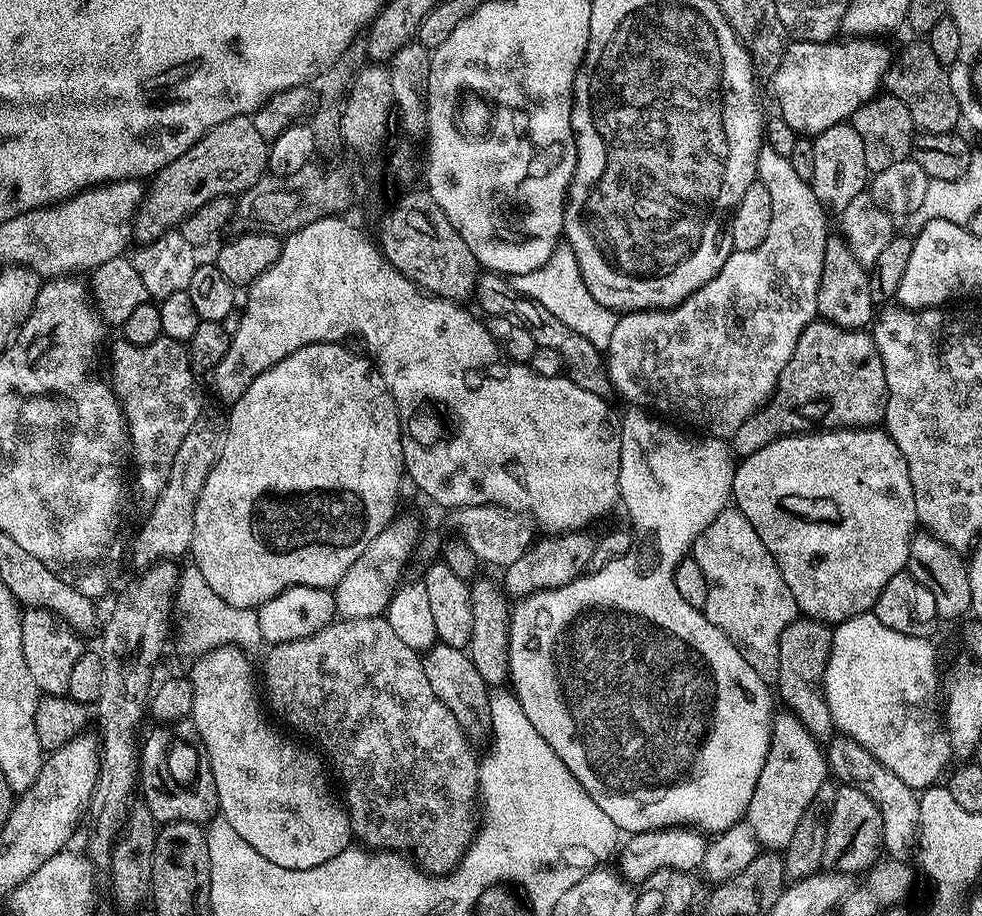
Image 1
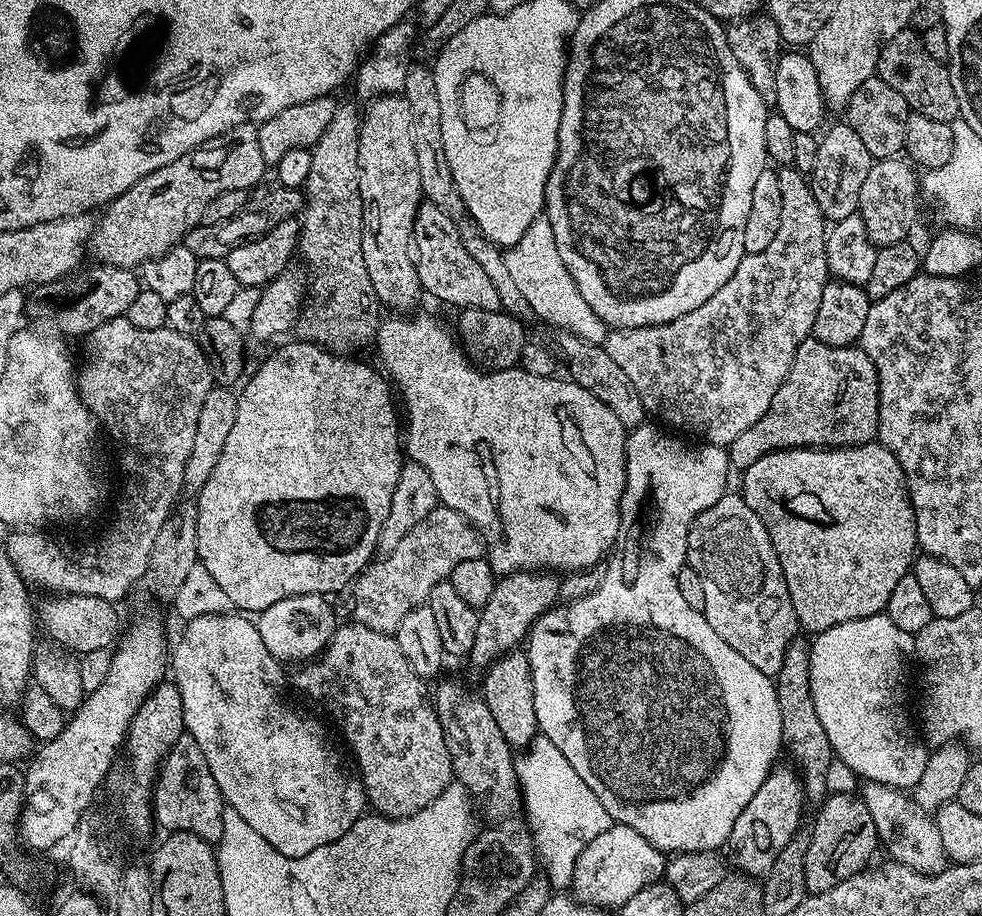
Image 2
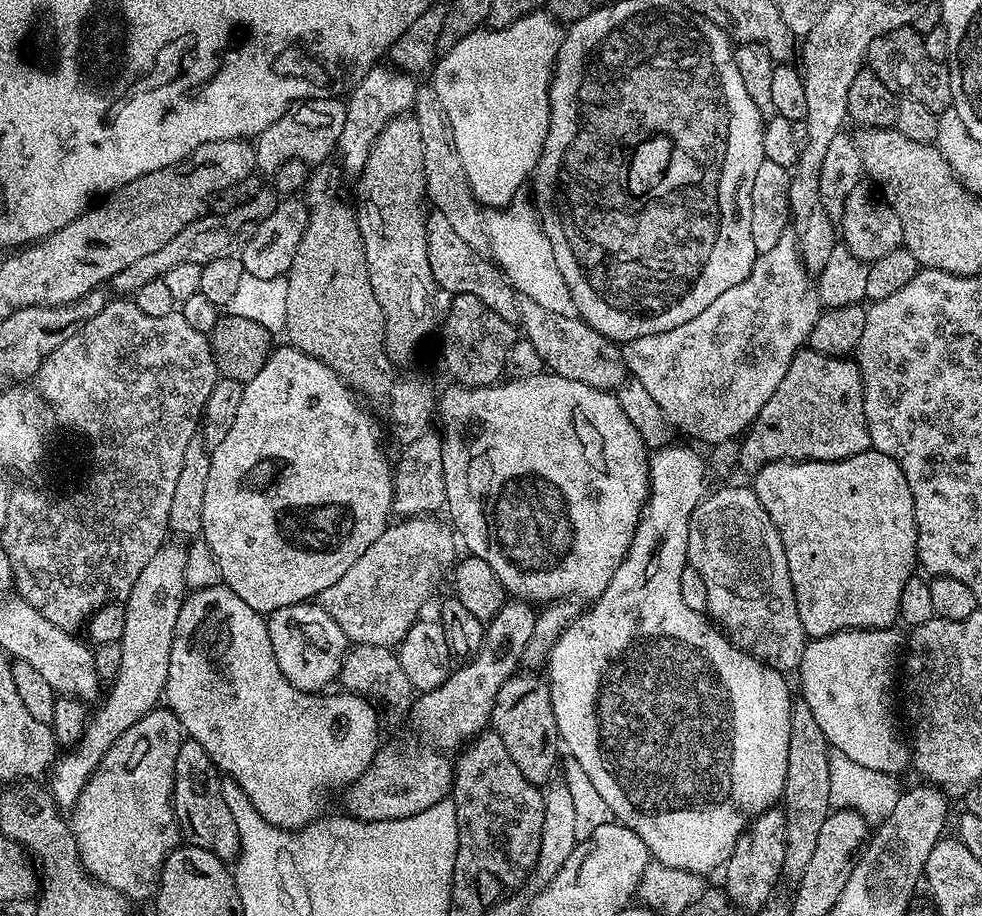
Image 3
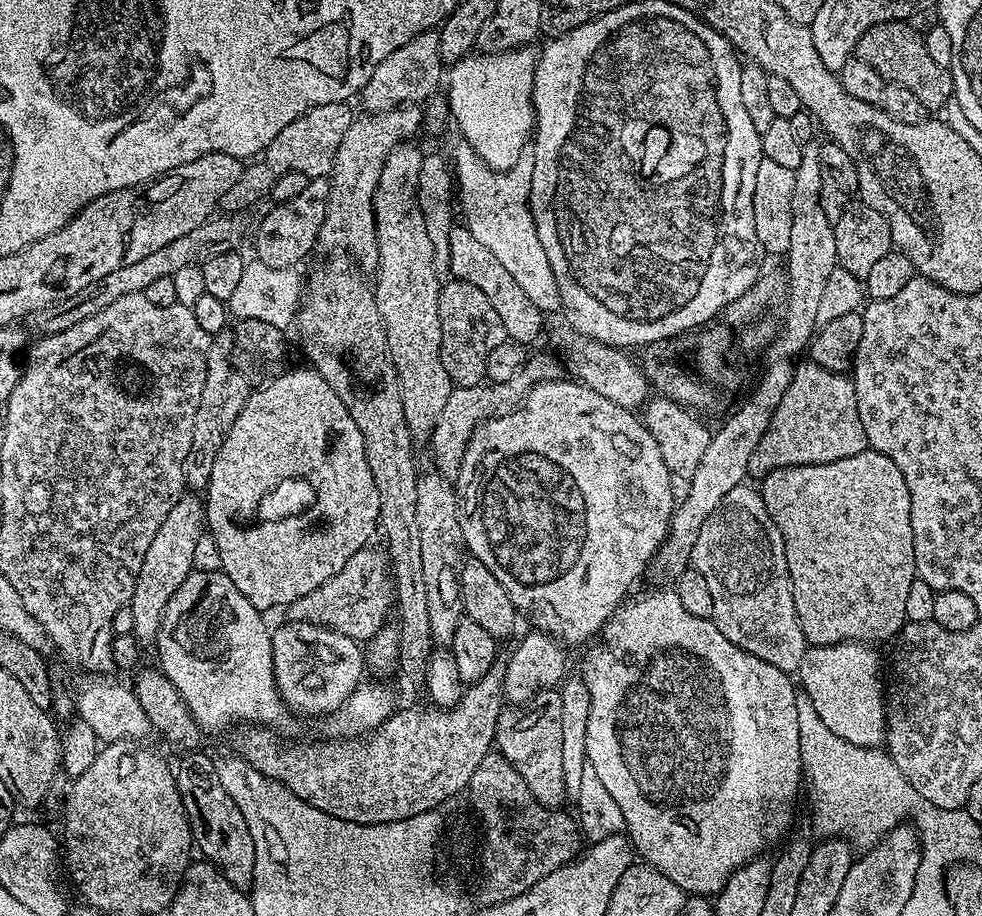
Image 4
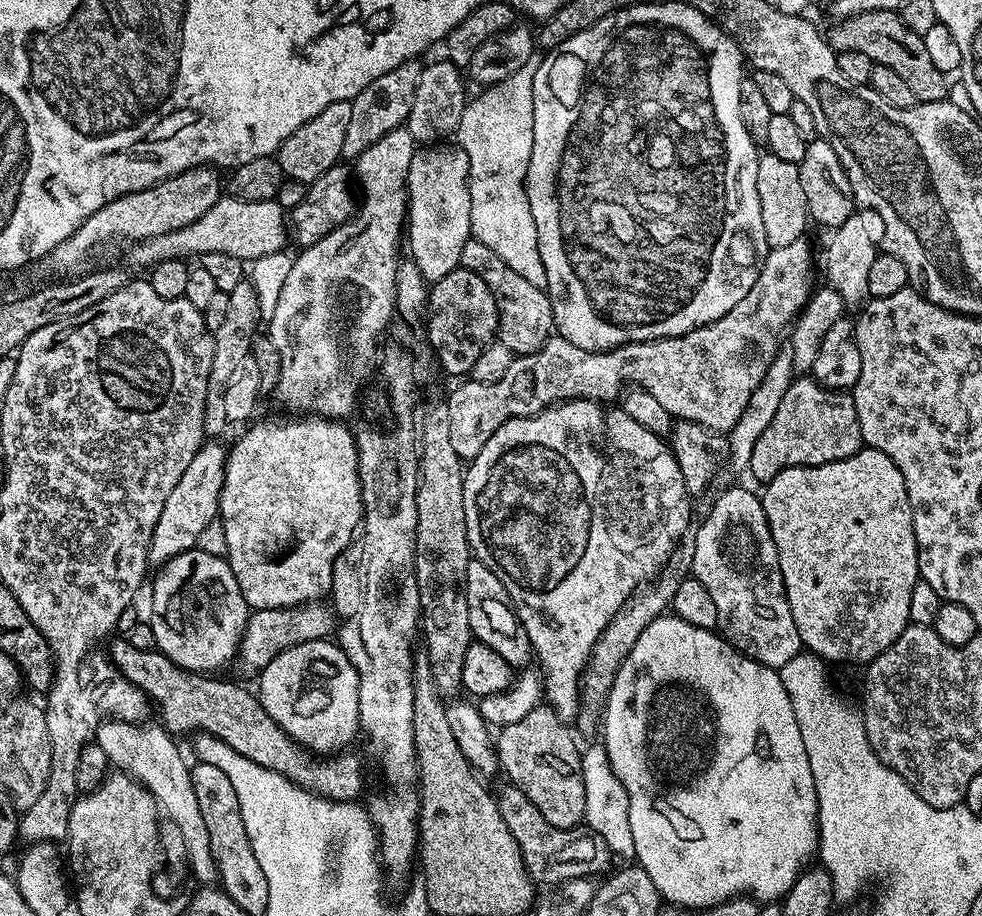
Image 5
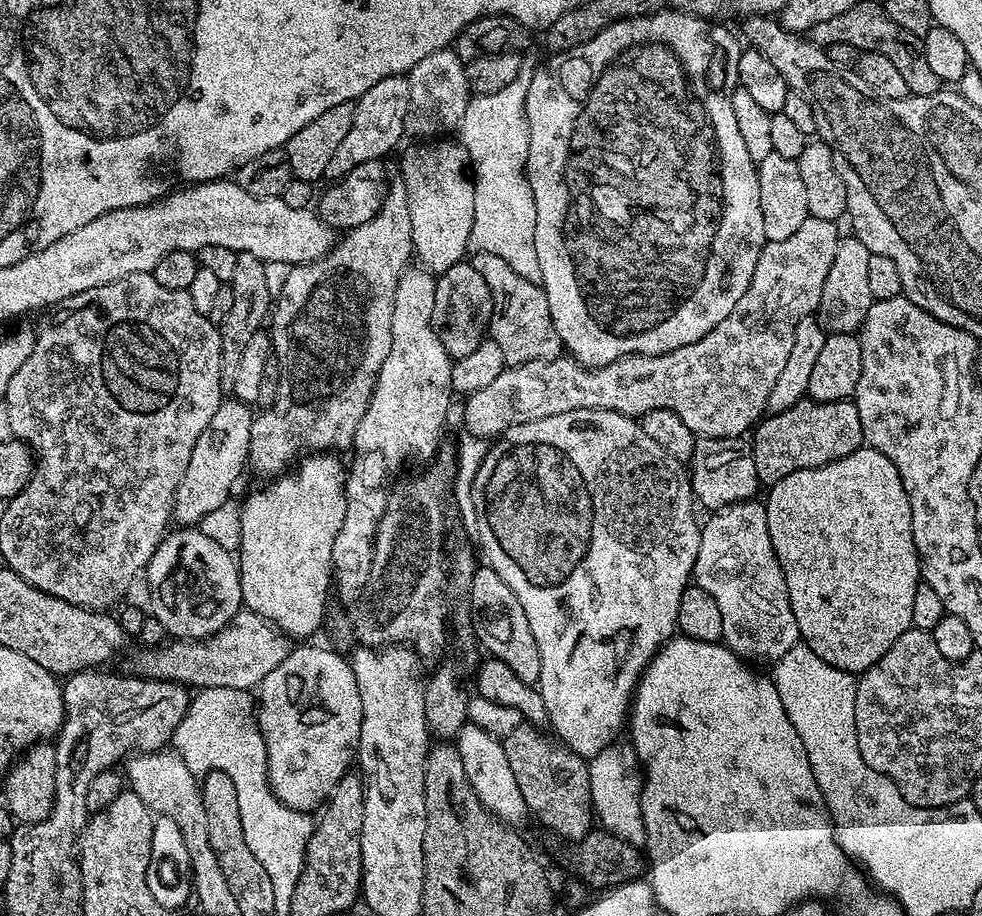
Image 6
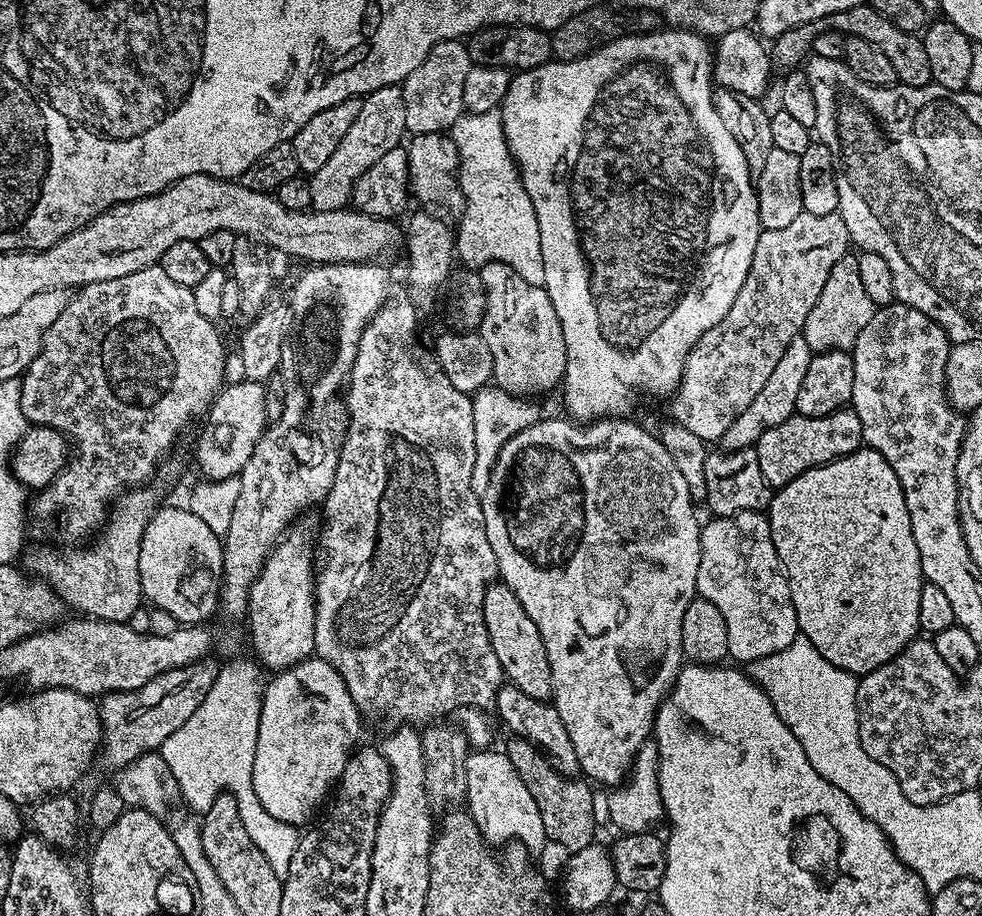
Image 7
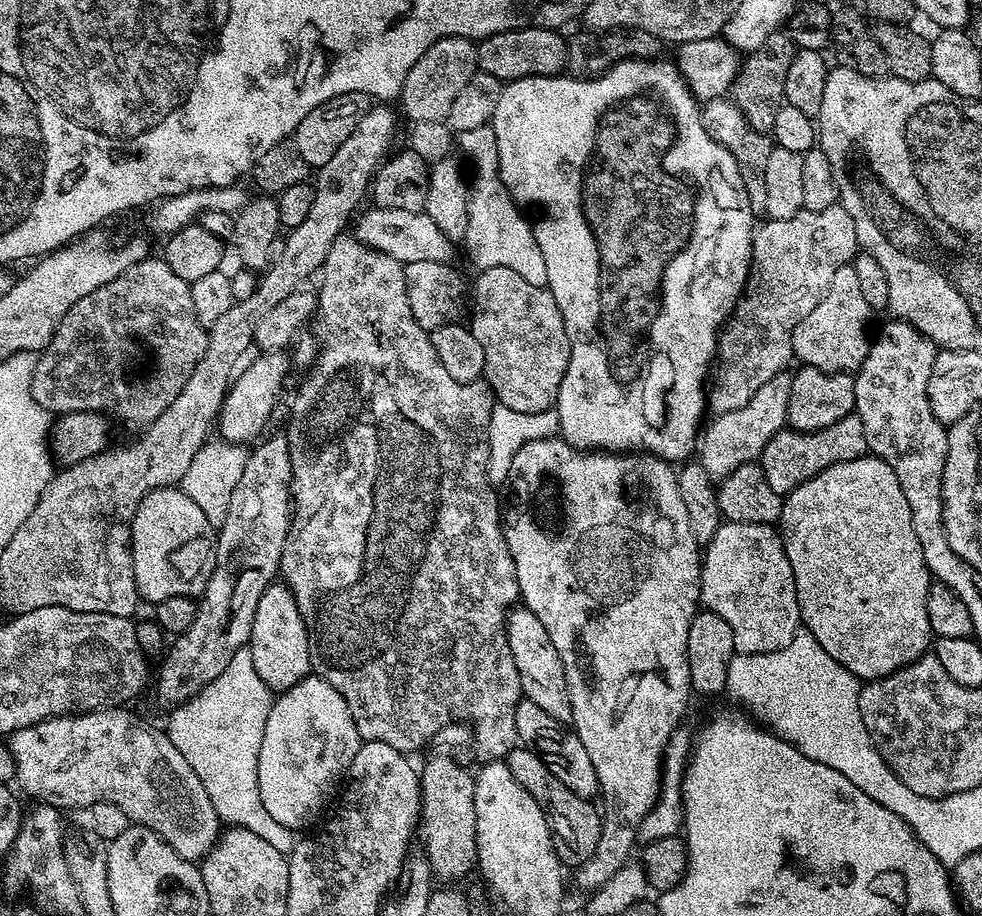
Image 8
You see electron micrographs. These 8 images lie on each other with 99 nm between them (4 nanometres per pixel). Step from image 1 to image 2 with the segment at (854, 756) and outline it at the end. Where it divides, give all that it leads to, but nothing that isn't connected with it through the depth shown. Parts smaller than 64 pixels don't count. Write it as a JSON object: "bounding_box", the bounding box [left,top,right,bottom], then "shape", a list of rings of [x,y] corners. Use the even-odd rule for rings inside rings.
{"bounding_box":[862,780,946,874],"shape":[[[873,780],[867,781],[863,788],[862,798],[870,810],[870,818],[874,818],[879,843],[883,847],[885,844],[889,854],[892,855],[889,857],[897,864],[910,866],[910,870],[933,874],[944,871],[946,857],[942,846],[942,834],[938,830],[935,819],[918,808],[911,795],[903,791],[888,788]]]}

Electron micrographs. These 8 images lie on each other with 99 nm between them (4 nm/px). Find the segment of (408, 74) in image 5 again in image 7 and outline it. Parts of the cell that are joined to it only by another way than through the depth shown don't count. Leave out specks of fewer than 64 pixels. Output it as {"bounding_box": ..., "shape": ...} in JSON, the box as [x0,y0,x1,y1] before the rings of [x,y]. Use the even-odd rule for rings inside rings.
{"bounding_box":[311,84,406,212],"shape":[[[391,84],[369,92],[361,99],[358,118],[354,118],[350,130],[346,130],[342,142],[338,142],[334,154],[330,154],[329,160],[322,165],[322,170],[311,173],[312,208],[318,212],[333,212],[339,208],[348,208],[356,180],[362,178],[362,174],[366,174],[366,170],[370,170],[370,166],[374,166],[374,162],[382,158],[382,154],[401,147],[405,136],[406,102],[403,87]]]}

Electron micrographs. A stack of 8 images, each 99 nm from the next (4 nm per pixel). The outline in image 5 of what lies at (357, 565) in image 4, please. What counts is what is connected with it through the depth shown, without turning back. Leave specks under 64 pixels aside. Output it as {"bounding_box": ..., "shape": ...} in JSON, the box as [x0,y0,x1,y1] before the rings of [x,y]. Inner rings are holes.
{"bounding_box":[238,602,338,674],"shape":[[[313,602],[300,604],[296,608],[258,608],[248,617],[248,625],[244,627],[244,637],[240,640],[238,664],[252,674],[259,674],[263,668],[270,666],[282,650],[290,650],[290,646],[298,646],[302,642],[327,640],[337,631],[338,616],[327,603]]]}

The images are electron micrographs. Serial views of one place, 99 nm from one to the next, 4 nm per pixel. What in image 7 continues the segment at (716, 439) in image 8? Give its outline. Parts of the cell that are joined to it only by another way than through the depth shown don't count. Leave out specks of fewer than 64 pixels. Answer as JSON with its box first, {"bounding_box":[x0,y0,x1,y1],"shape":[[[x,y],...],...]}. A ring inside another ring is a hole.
{"bounding_box":[718,334,814,452],"shape":[[[803,334],[794,338],[790,346],[786,346],[786,354],[778,366],[774,366],[774,371],[770,373],[770,378],[766,378],[766,386],[758,390],[754,397],[754,402],[734,418],[730,430],[718,442],[721,449],[733,452],[739,448],[750,448],[756,443],[756,439],[764,433],[770,426],[778,426],[778,422],[786,422],[786,418],[797,415],[796,403],[798,402],[798,389],[802,387],[802,381],[806,375],[806,369],[810,367],[814,353],[812,347],[806,342]]]}

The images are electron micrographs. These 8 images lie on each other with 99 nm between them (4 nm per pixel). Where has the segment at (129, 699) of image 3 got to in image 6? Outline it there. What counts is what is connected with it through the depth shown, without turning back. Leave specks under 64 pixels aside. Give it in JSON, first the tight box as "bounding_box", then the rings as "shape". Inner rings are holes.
{"bounding_box":[172,398,253,525],"shape":[[[228,398],[218,406],[214,418],[203,430],[190,454],[190,464],[186,467],[185,477],[178,483],[176,500],[173,502],[172,517],[177,525],[199,525],[210,510],[218,510],[233,495],[232,487],[243,474],[252,451],[253,409],[235,398]]]}

